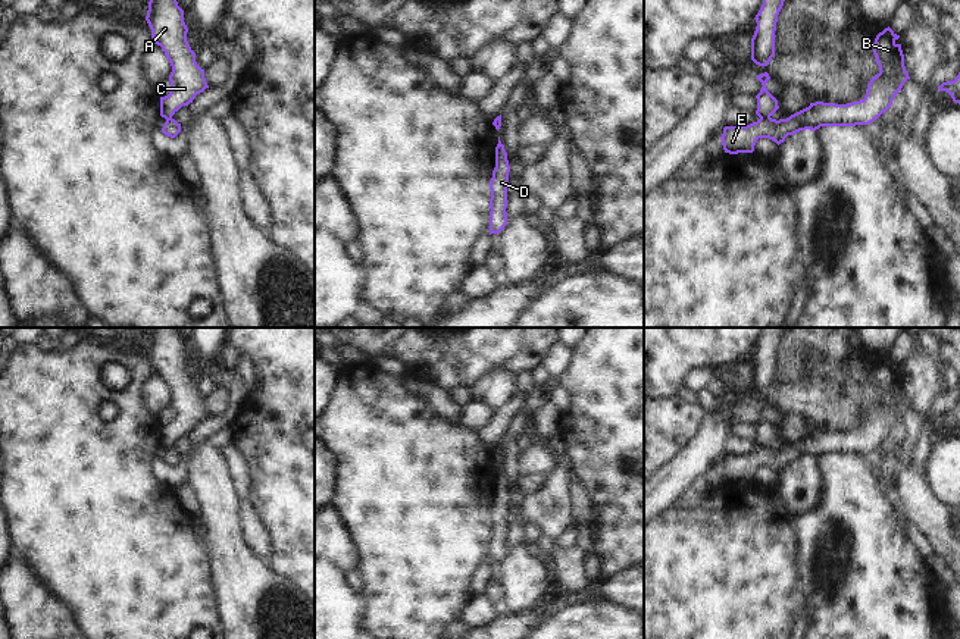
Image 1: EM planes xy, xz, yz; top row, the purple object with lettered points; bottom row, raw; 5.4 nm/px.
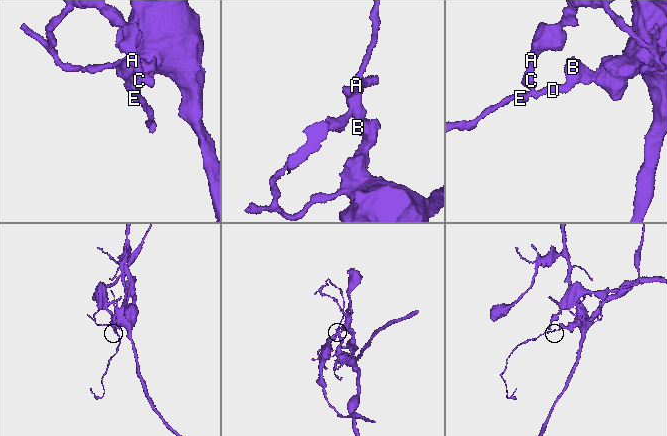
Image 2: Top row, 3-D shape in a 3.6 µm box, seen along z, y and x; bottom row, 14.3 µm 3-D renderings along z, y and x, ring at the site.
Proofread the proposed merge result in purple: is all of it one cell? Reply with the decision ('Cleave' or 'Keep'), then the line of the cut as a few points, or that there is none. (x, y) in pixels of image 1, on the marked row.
Cleave. Split along yz (760, 116), (769, 118)

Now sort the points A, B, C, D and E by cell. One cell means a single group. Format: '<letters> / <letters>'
A C / B D E

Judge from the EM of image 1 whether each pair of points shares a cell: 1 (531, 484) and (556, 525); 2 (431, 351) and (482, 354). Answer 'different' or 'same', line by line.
1: different
2: same

